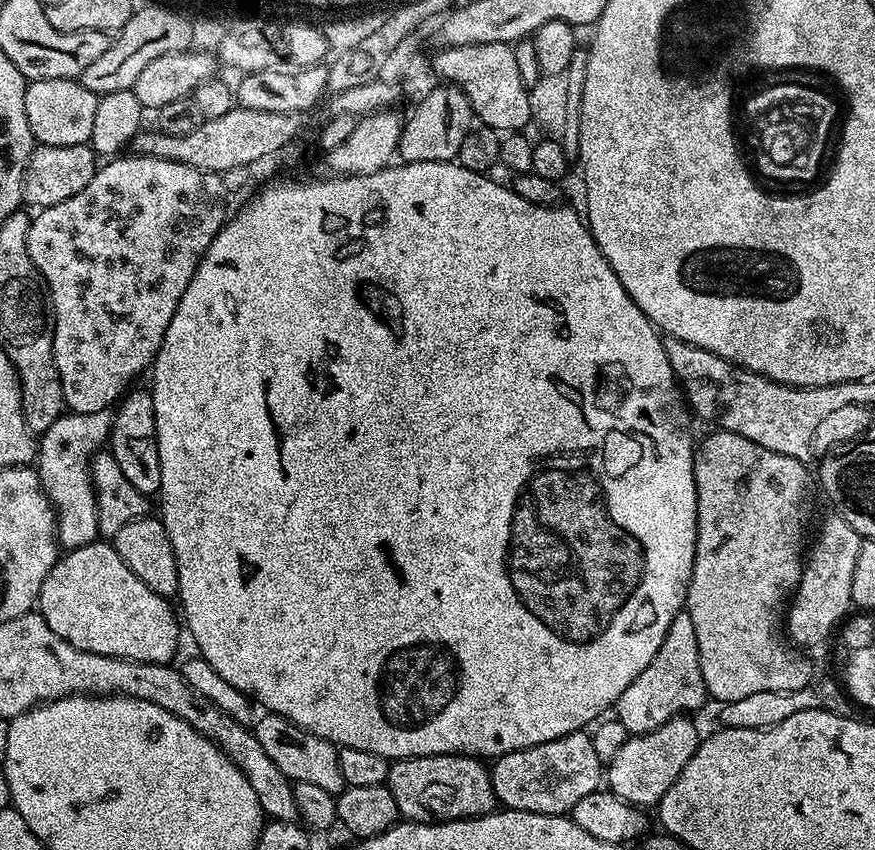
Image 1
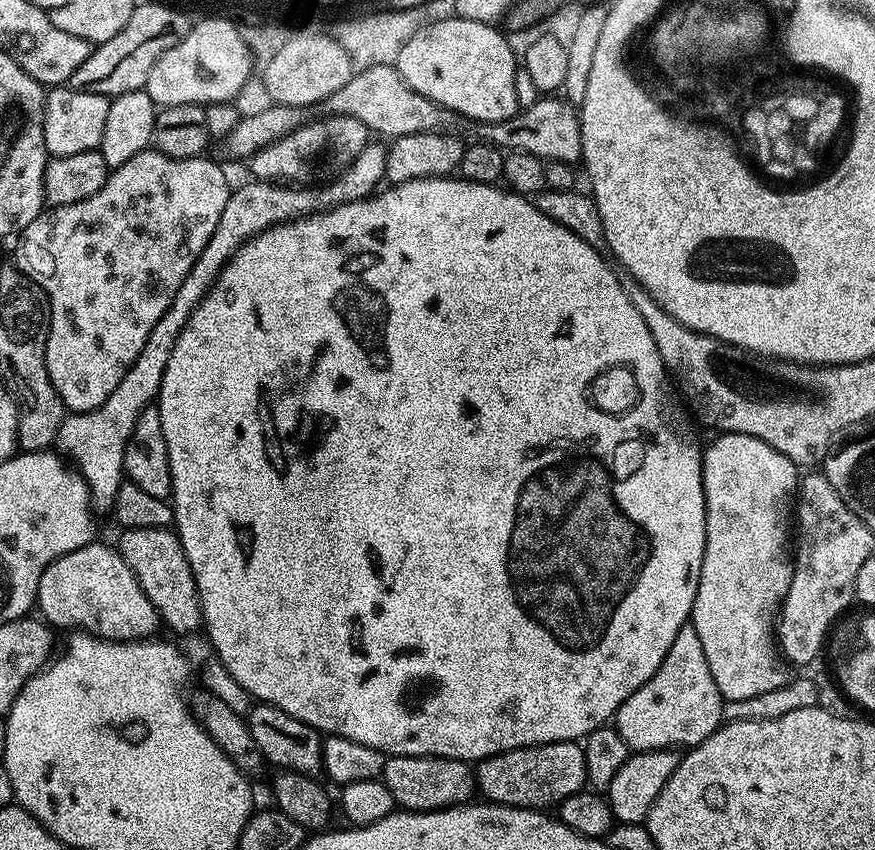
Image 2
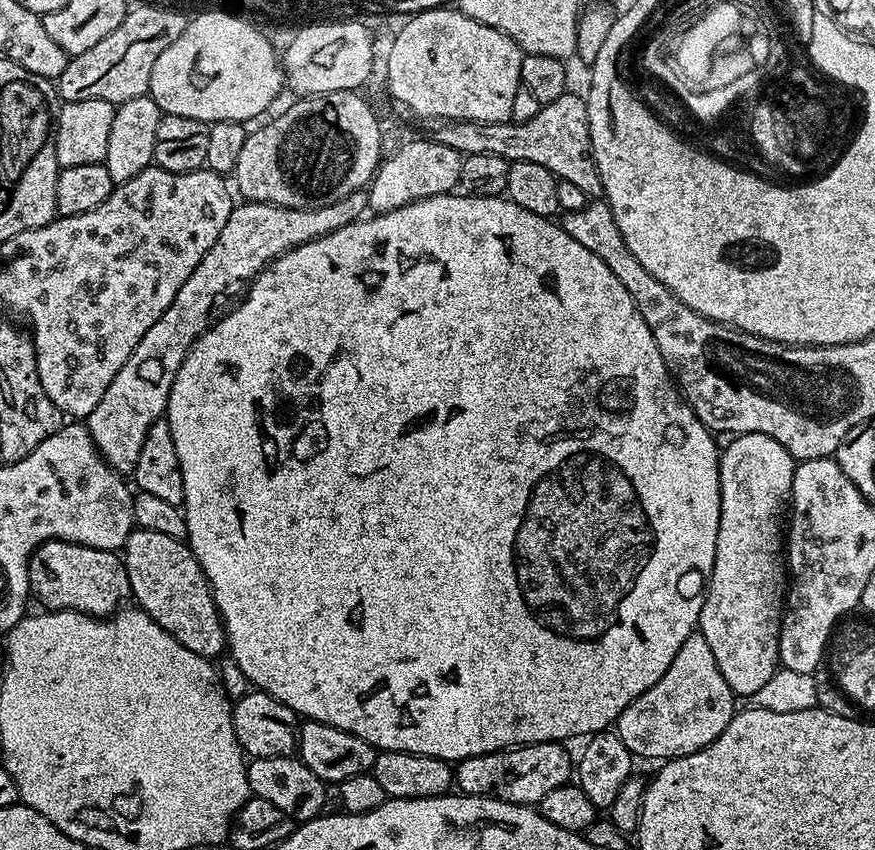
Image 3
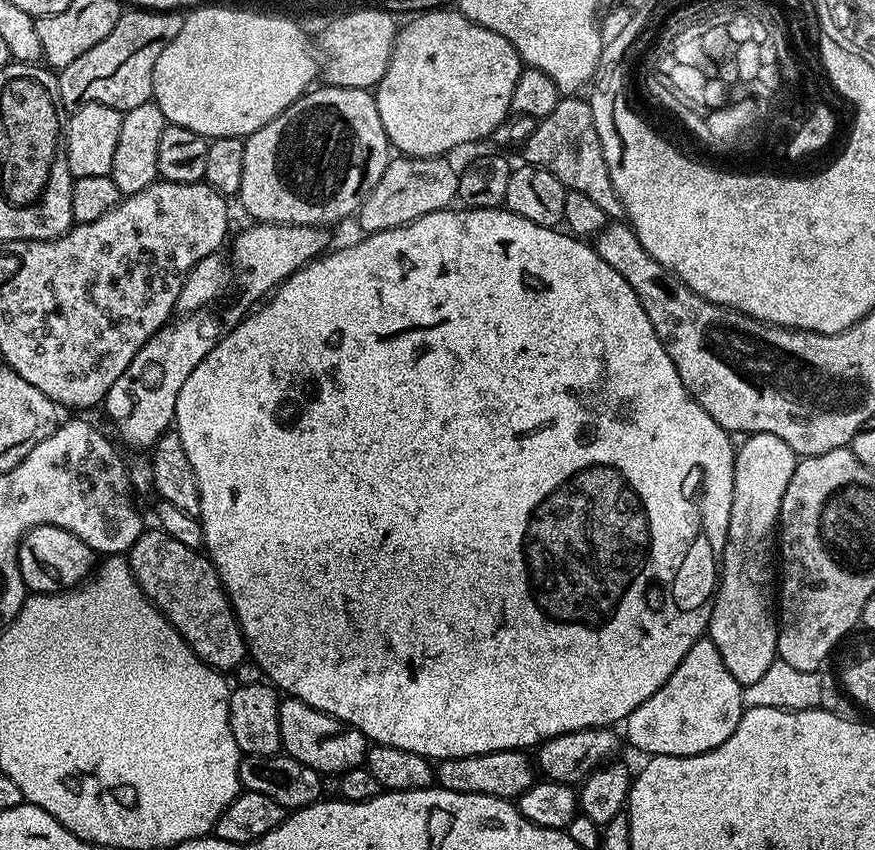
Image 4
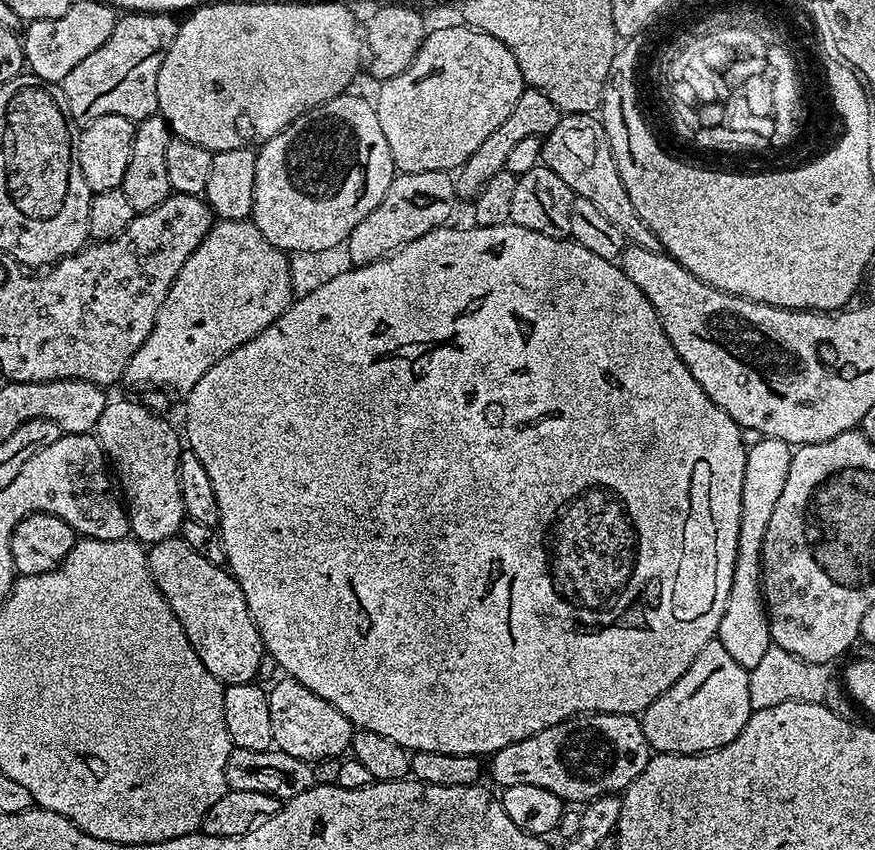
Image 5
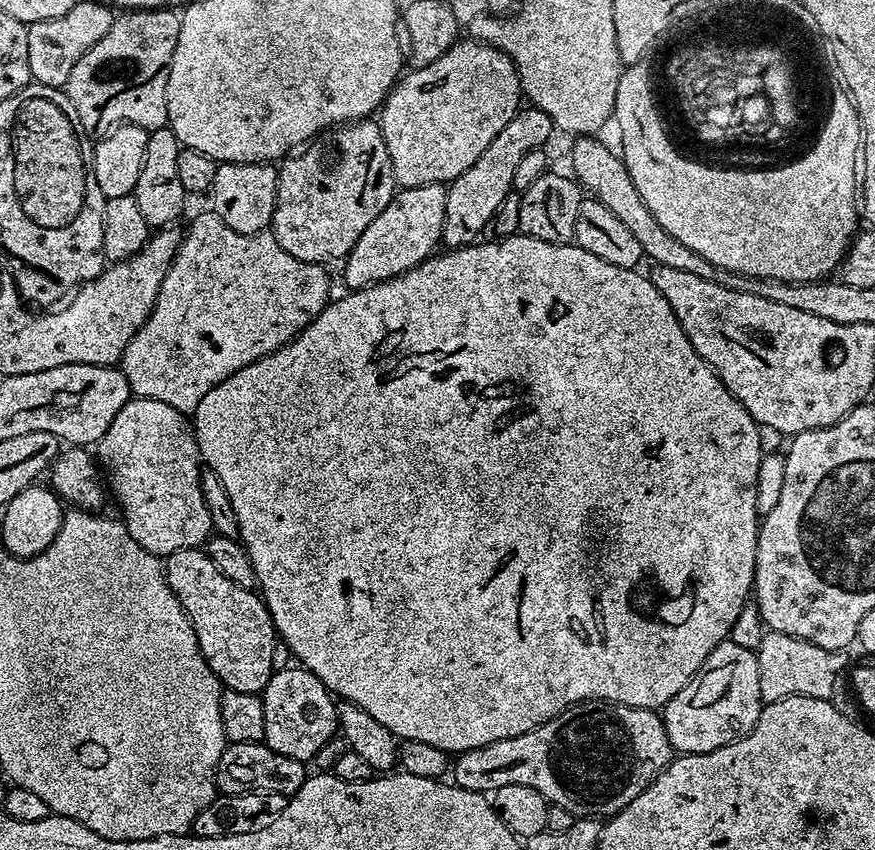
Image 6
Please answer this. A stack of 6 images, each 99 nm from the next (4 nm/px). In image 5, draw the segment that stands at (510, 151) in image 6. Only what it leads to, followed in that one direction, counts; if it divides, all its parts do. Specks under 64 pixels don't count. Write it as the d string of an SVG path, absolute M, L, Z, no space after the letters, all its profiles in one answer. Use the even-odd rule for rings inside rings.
M525 87L524 92L518 94L518 102L514 102L514 110L510 110L510 118L506 118L506 122L502 122L502 126L498 126L498 130L494 130L494 134L490 134L490 138L486 138L482 146L478 146L478 150L474 150L474 154L470 154L470 158L466 158L466 162L460 165L455 173L457 197L467 202L475 198L488 179L496 172L505 169L506 154L510 154L511 148L519 139L530 136L541 138L548 136L550 130L558 126L561 115L560 108L554 106L554 102L550 102L550 98L542 94L542 90Z

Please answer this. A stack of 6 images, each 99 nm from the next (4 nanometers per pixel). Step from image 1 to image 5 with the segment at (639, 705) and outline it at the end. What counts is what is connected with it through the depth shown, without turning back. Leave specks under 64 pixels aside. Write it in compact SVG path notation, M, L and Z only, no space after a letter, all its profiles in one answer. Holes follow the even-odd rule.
M719 638L706 642L702 651L686 674L670 686L650 706L646 706L643 712L639 713L642 734L646 736L646 742L653 753L672 752L675 756L695 756L702 752L713 752L738 738L742 726L752 717L753 710L750 706L750 682L748 681L749 669L738 666L734 657L727 652L726 646L722 646Z

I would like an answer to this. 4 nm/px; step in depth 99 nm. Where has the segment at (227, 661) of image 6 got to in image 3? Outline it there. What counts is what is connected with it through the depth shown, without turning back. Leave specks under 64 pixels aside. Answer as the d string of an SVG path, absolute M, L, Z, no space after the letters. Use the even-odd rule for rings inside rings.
M136 528L126 538L122 549L124 569L132 587L130 596L133 601L150 617L166 634L170 634L182 647L185 653L193 652L196 656L216 656L226 648L224 623L220 621L220 612L212 597L212 588L208 585L206 574L192 553L191 548L183 540L175 540L161 532Z

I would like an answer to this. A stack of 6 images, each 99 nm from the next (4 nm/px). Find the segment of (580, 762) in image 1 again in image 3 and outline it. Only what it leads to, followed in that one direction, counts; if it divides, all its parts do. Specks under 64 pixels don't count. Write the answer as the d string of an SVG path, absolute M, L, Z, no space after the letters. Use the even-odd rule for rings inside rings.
M563 743L550 744L522 744L511 748L502 748L498 752L487 752L474 758L459 761L454 768L454 784L465 796L485 796L511 804L539 805L550 790L558 790L558 786L569 783L574 776L574 760L568 757L568 752Z

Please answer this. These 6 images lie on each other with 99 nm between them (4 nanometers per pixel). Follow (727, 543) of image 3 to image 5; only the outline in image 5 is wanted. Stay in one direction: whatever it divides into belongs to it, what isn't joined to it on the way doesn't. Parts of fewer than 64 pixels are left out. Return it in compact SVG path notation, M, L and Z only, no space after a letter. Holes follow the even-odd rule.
M766 438L762 442L751 445L746 458L746 478L742 482L742 514L738 526L738 554L734 562L734 582L730 586L730 598L722 614L718 638L722 646L726 646L727 652L734 657L734 662L738 662L738 666L749 670L758 666L758 661L762 659L762 654L766 654L772 638L768 629L768 609L764 606L760 559L762 558L762 542L766 538L766 526L770 526L770 514L774 514L774 505L782 494L782 486L786 486L786 474L790 474L792 453L793 449L786 442Z

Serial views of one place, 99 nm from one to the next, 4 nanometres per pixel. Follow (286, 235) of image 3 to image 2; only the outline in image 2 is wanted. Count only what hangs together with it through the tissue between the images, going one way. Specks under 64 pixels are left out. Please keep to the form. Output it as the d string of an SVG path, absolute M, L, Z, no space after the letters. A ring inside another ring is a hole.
M369 142L358 154L358 158L354 158L354 162L339 173L338 178L319 186L289 186L284 182L252 178L249 179L249 184L244 184L241 188L233 187L229 191L226 207L222 209L222 218L218 218L218 226L214 226L214 234L210 234L206 250L202 250L202 254L198 254L198 262L190 266L190 274L186 274L182 286L178 286L178 294L174 294L174 302L170 302L166 314L158 318L158 326L150 330L150 338L146 338L142 354L138 354L134 366L126 370L122 382L114 386L114 394L110 394L110 398L106 398L106 402L102 402L102 406L92 412L65 415L58 430L55 451L61 457L67 458L71 467L80 473L88 487L92 507L97 513L113 511L120 485L126 480L124 455L126 442L134 430L134 422L138 422L138 414L142 414L142 410L159 397L162 374L166 374L166 362L170 362L170 350L174 350L178 334L186 326L200 299L212 288L212 283L229 258L242 247L245 240L265 232L267 228L273 228L275 224L299 220L302 216L313 216L315 212L325 212L328 208L337 208L373 195L378 188L376 183L385 179L387 157L387 147L379 148L376 142Z

